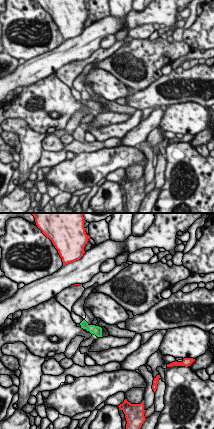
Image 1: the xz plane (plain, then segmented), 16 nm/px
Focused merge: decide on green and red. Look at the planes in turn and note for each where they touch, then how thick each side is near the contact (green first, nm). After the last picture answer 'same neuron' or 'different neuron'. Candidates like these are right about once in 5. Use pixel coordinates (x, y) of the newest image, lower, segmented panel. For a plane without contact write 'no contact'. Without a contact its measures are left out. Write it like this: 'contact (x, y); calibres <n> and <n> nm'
no contact

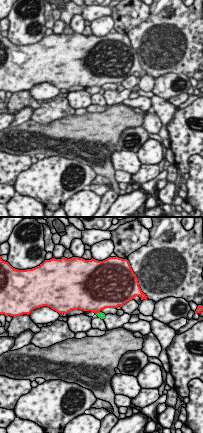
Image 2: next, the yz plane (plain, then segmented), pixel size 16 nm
contact (98, 313); calibres 100 and 440 nm

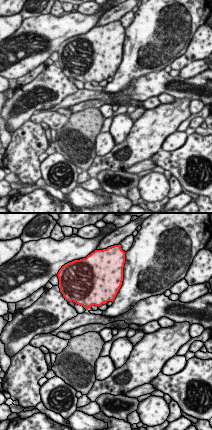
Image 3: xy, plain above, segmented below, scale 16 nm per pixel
no contact

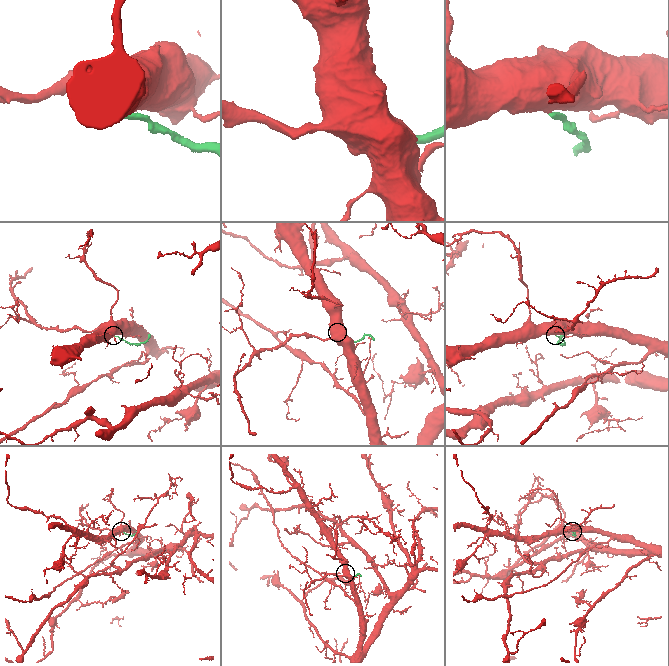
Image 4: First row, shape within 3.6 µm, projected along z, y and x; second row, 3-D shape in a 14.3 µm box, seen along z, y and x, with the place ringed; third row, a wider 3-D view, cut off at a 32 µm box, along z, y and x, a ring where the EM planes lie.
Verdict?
different neuron

